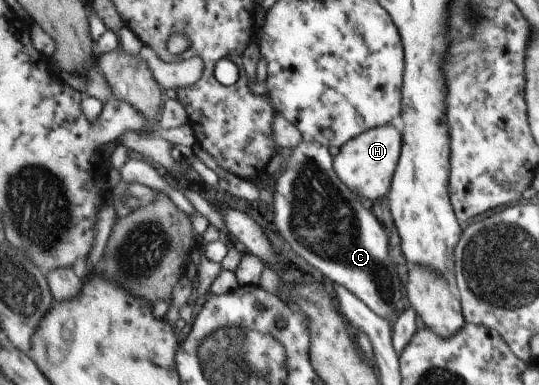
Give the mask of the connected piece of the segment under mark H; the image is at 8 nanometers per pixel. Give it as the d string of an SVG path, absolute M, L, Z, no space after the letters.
M390 123L349 139L334 157L334 171L338 179L362 199L382 197L388 189L388 183L392 183L392 175L395 174L401 155L401 142L402 135Z

